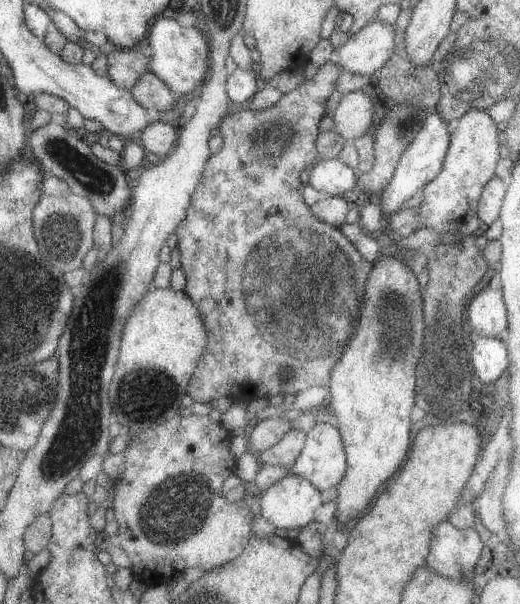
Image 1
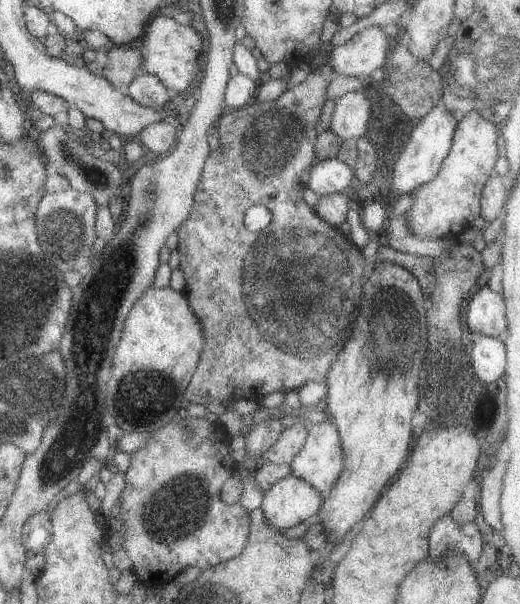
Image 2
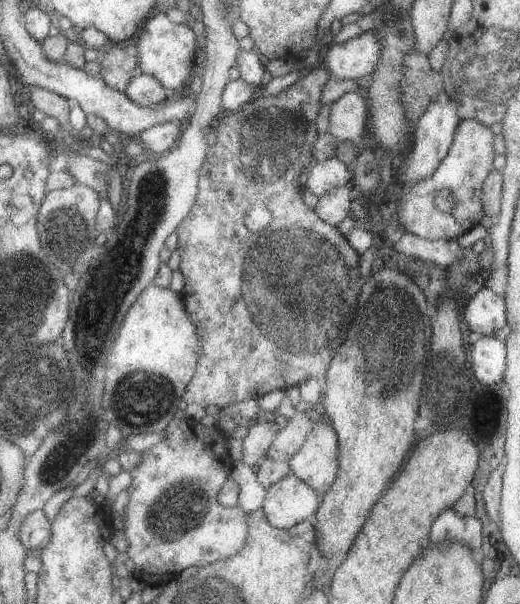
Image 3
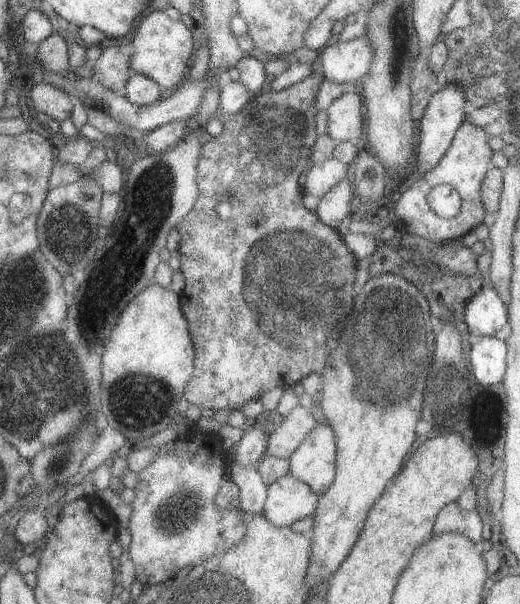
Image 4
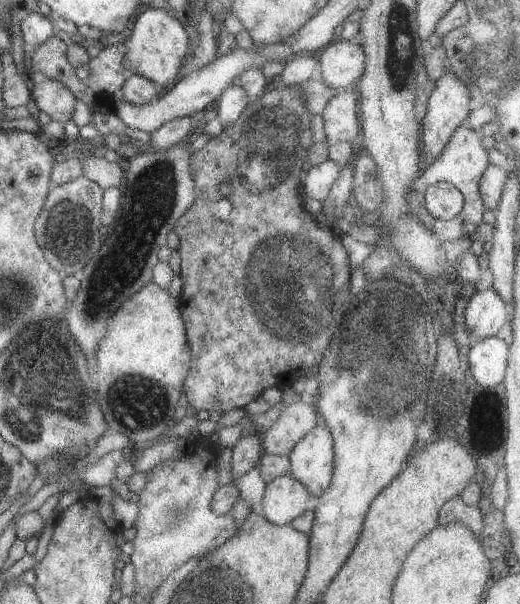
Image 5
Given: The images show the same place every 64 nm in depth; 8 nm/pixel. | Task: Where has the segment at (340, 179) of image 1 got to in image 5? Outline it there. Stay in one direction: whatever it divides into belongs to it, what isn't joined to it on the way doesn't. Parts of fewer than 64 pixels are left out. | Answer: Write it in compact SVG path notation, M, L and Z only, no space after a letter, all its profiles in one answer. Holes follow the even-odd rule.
M325 160L317 166L307 166L305 174L301 176L301 184L299 184L301 186L301 196L323 202L327 198L331 186L339 178L341 168L343 166L333 162L333 160Z

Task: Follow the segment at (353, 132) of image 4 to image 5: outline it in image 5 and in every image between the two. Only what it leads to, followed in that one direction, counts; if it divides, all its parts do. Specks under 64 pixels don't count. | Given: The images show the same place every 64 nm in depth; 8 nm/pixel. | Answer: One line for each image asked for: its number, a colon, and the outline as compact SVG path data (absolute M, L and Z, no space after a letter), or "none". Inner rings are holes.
5: M339 90L327 106L323 108L323 124L325 124L325 140L329 146L337 142L357 144L359 140L359 98L357 92Z

